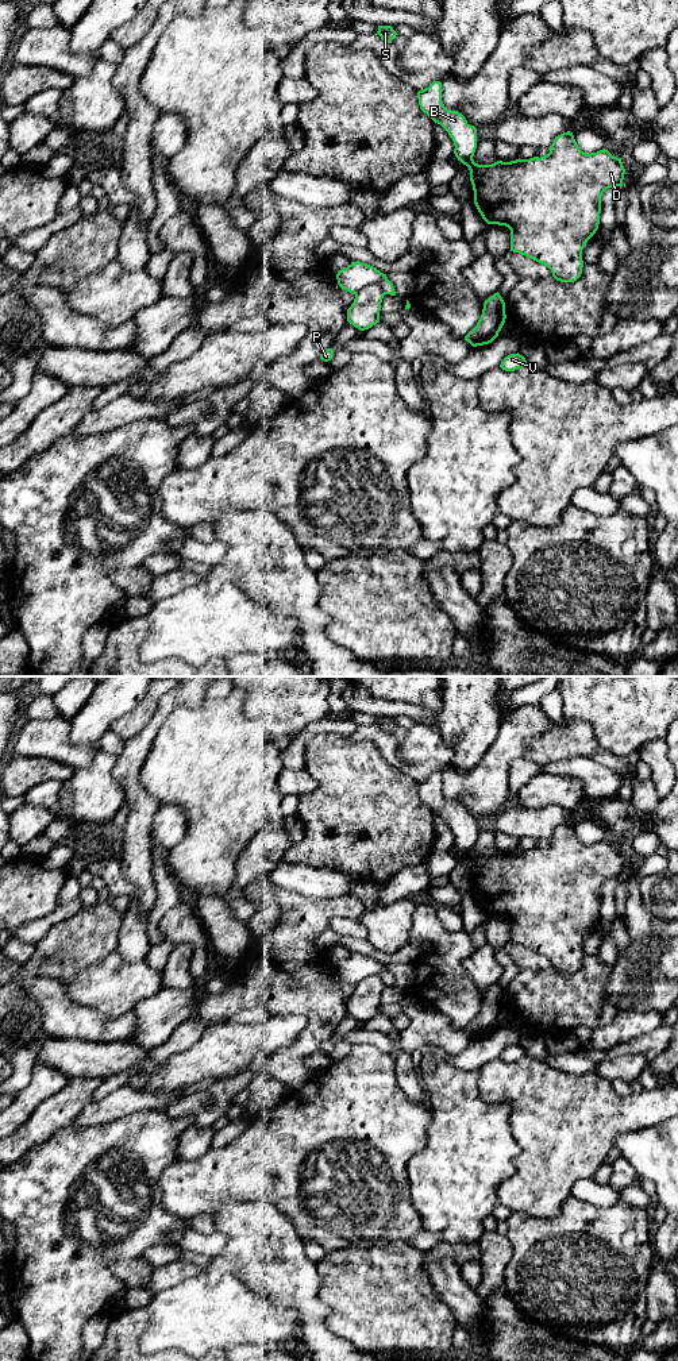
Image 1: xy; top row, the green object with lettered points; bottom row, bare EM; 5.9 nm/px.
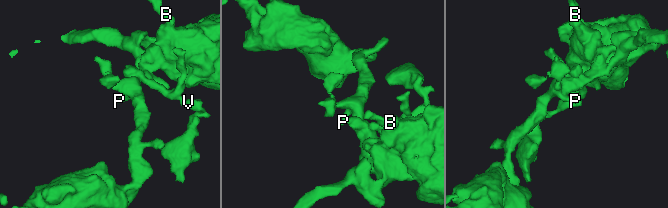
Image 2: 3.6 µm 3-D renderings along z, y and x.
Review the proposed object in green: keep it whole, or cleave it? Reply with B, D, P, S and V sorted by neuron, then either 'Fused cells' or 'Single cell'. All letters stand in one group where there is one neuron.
Groups: B D P S / V. Fused cells

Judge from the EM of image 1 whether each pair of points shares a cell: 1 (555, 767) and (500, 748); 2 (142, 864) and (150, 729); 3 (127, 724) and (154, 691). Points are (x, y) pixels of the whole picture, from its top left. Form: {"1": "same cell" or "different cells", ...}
{"1": "different cells", "2": "same cell", "3": "same cell"}

